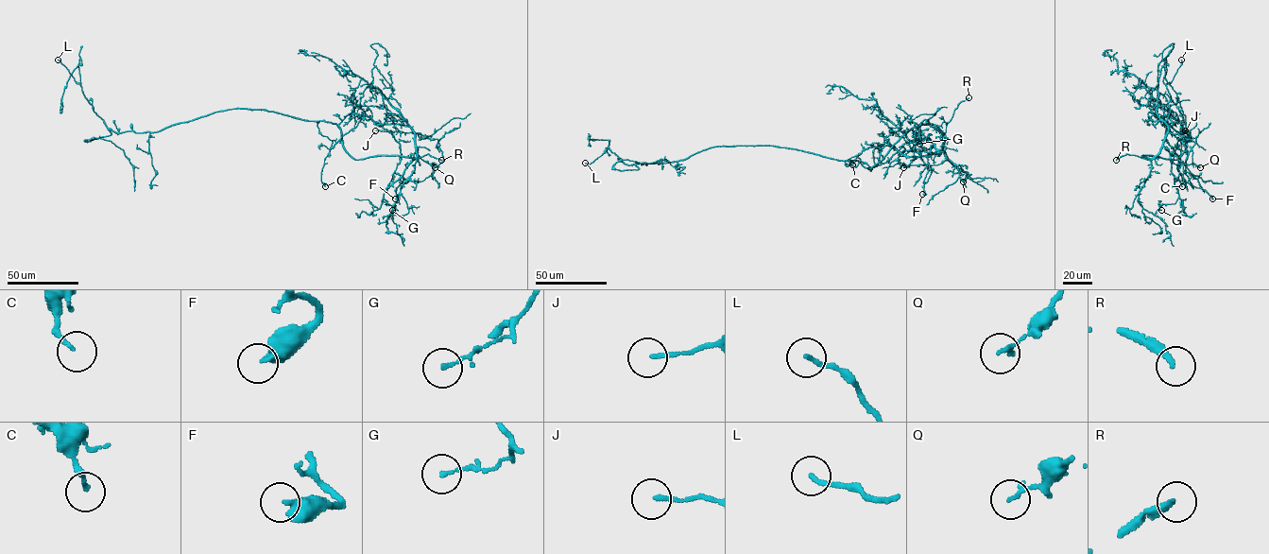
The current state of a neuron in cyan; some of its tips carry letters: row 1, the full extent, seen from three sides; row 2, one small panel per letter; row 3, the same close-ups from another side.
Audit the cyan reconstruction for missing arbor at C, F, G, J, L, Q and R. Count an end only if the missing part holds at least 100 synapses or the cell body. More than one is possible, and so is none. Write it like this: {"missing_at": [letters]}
{"missing_at": ["R"]}

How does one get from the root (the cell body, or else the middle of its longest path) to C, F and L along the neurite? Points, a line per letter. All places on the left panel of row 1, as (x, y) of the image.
C: (290, 115), (316, 121), (319, 132), (333, 141), (321, 172), (325, 186)
F: (290, 115), (334, 123), (343, 148), (354, 159), (414, 158), (416, 147), (395, 199)
L: (290, 115), (261, 110), (232, 108), (174, 124), (157, 132), (116, 133), (94, 111), (81, 84), (58, 60)

